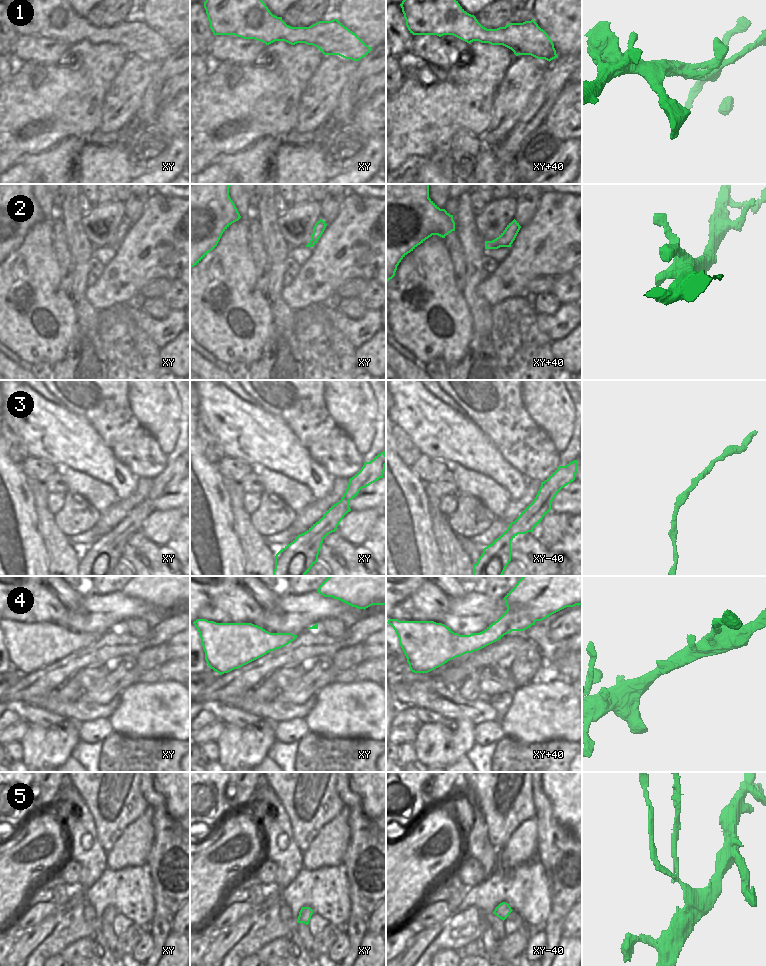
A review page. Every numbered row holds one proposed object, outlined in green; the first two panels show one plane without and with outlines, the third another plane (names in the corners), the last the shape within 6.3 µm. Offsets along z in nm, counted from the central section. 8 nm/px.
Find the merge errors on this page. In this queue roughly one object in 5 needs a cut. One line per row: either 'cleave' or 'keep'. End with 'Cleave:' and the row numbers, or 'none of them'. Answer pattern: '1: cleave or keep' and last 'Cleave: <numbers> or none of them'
1: keep
2: keep
3: keep
4: keep
5: cleave
Cleave: 5

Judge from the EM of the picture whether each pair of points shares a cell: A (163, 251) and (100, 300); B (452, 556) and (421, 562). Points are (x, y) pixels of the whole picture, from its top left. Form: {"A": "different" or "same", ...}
{"A": "same", "B": "different"}

